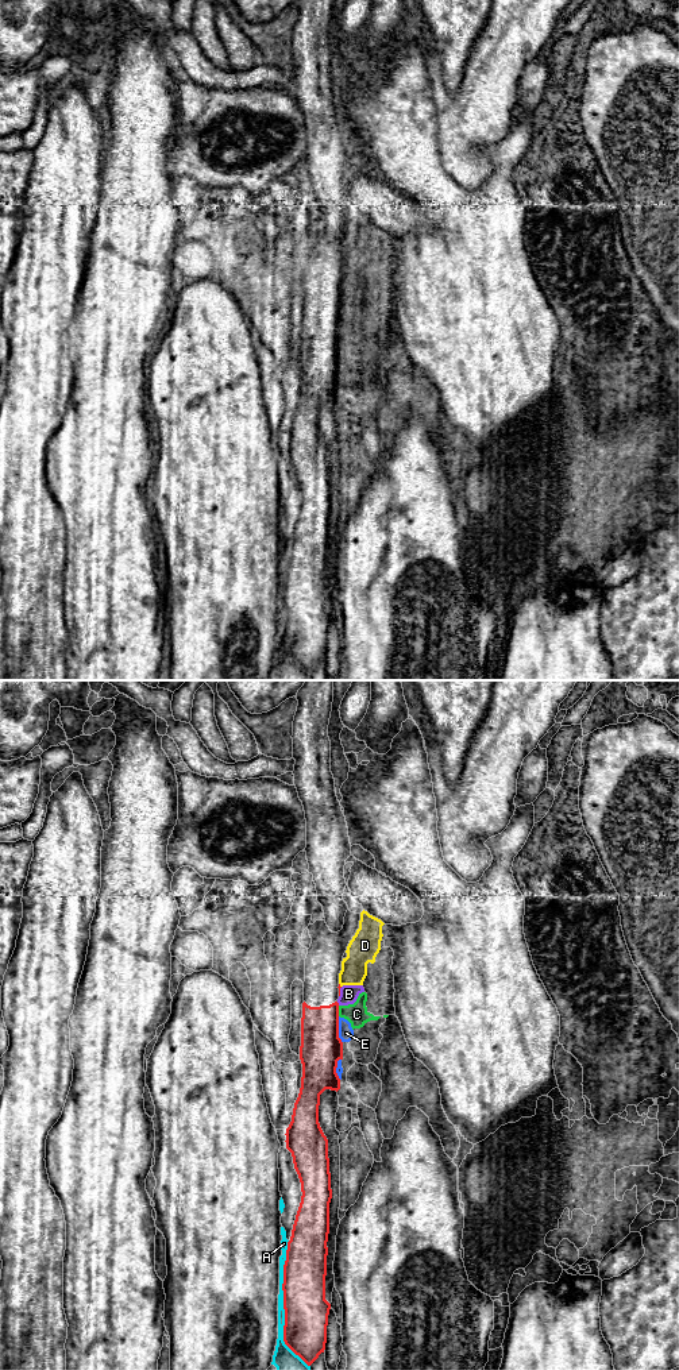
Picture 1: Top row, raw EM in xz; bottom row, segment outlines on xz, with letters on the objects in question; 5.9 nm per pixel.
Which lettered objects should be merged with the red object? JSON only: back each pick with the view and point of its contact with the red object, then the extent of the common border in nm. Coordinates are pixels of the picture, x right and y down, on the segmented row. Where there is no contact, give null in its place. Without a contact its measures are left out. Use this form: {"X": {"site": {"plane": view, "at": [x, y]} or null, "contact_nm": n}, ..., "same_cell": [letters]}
{"same_cell": []}

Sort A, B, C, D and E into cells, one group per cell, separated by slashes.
A / B C D E

